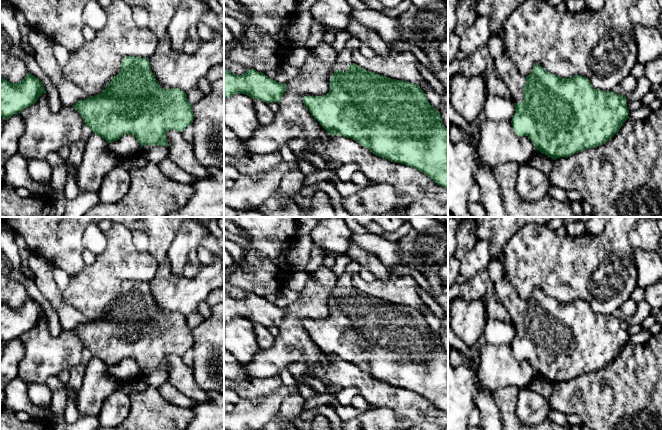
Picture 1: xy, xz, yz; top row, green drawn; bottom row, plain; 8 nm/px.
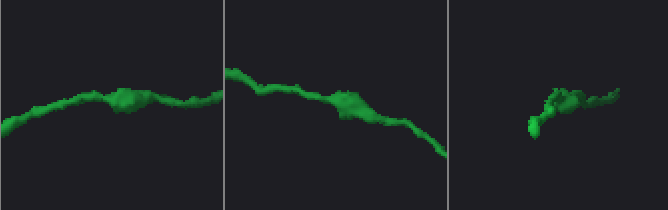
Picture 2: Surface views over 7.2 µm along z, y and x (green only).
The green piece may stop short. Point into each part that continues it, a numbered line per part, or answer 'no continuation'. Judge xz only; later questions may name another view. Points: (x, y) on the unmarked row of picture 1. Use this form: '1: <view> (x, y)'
1: xz (344, 283)

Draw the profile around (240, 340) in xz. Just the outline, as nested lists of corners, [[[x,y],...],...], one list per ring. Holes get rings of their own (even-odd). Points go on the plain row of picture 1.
[[[242,317],[224,322],[224,350],[241,364],[251,362],[260,350],[253,326],[253,322]]]

